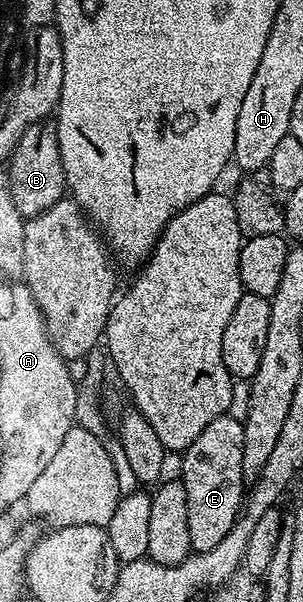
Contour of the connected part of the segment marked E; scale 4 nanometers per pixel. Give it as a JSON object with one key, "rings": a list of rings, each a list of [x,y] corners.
{"rings":[[[228,414],[220,416],[210,422],[183,453],[180,480],[187,490],[187,531],[191,534],[193,552],[215,550],[241,513],[247,495],[242,467],[243,432],[242,421]]]}

